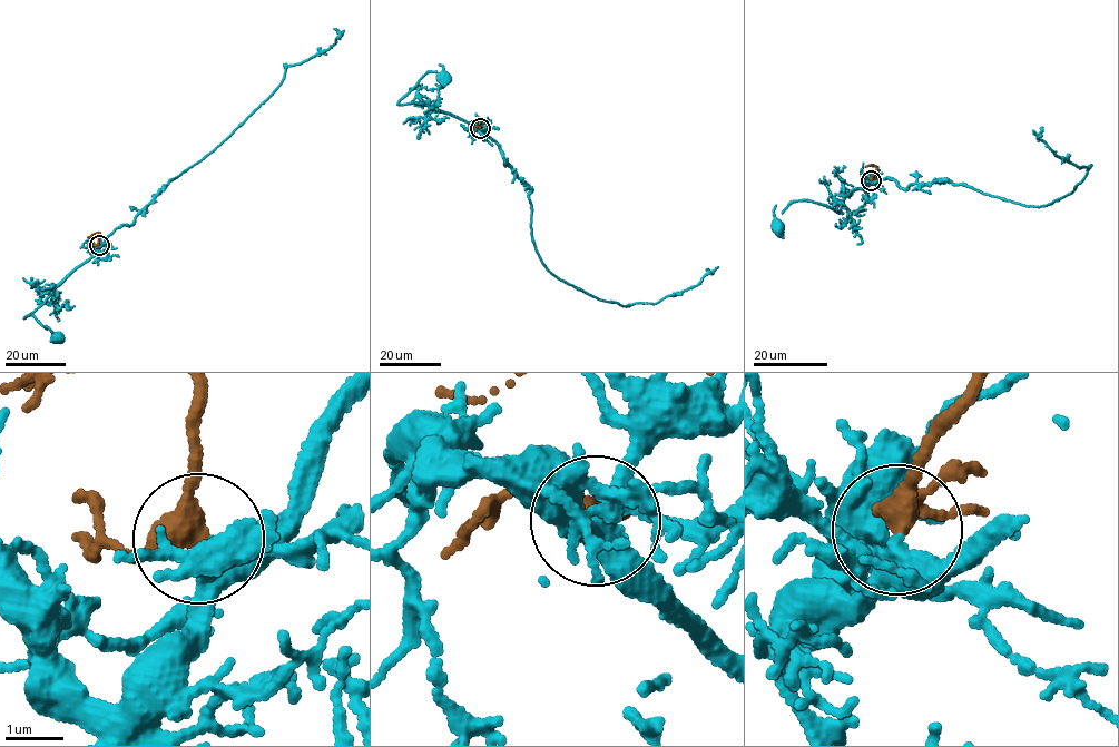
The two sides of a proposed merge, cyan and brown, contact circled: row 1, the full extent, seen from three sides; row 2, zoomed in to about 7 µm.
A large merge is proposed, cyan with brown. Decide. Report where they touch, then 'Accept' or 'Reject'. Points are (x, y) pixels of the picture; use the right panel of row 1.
Place: (871, 180). Accept

